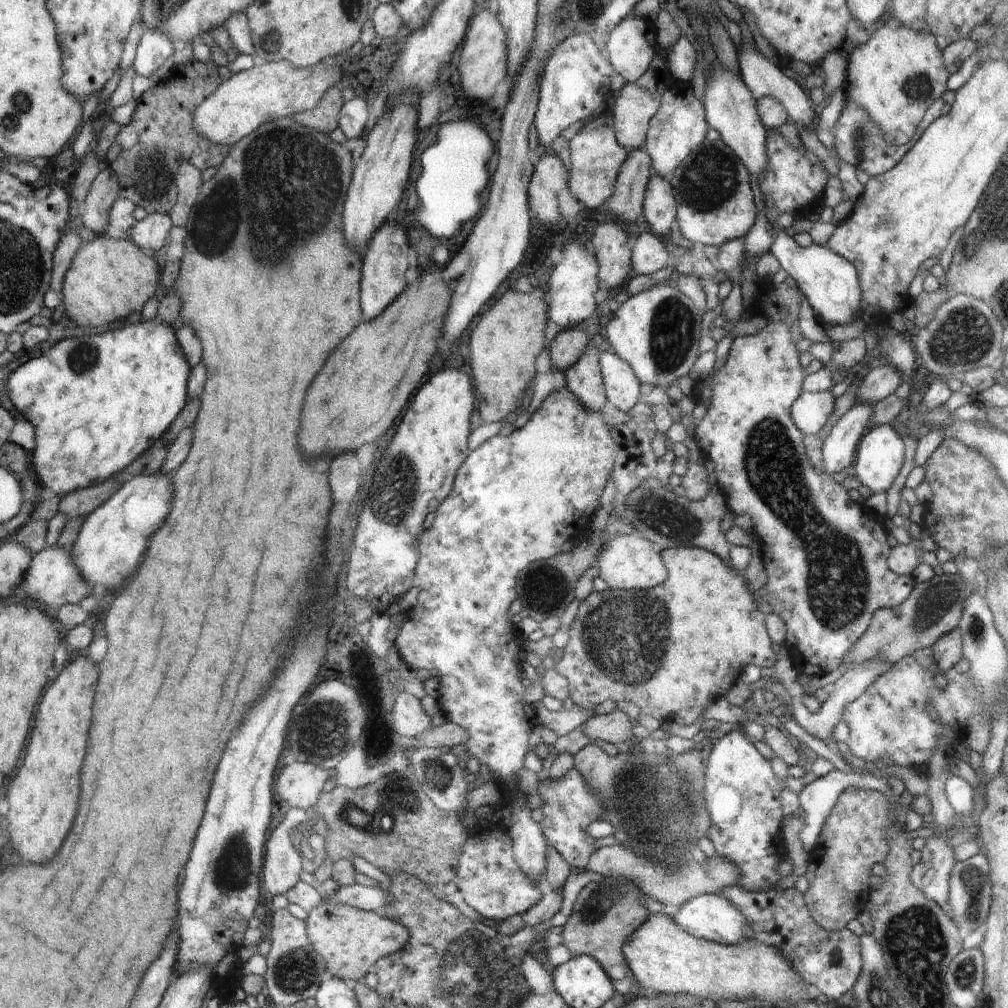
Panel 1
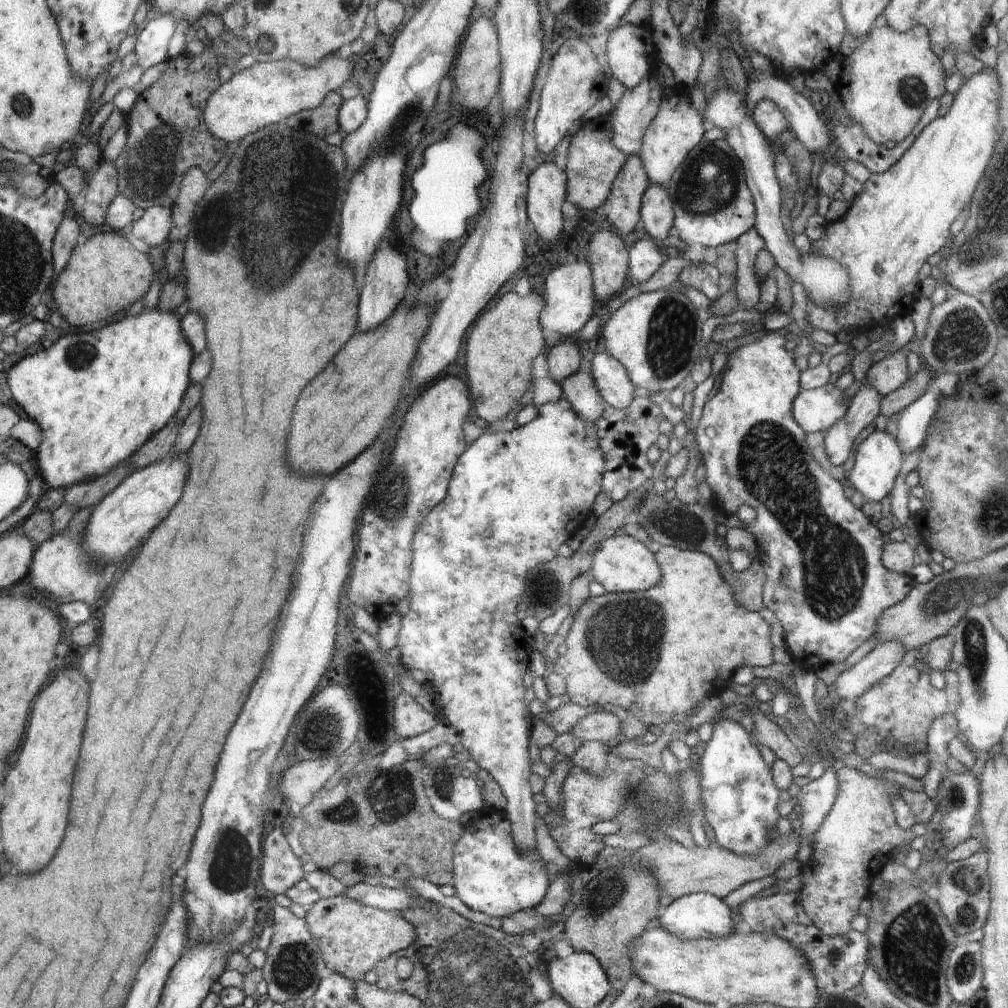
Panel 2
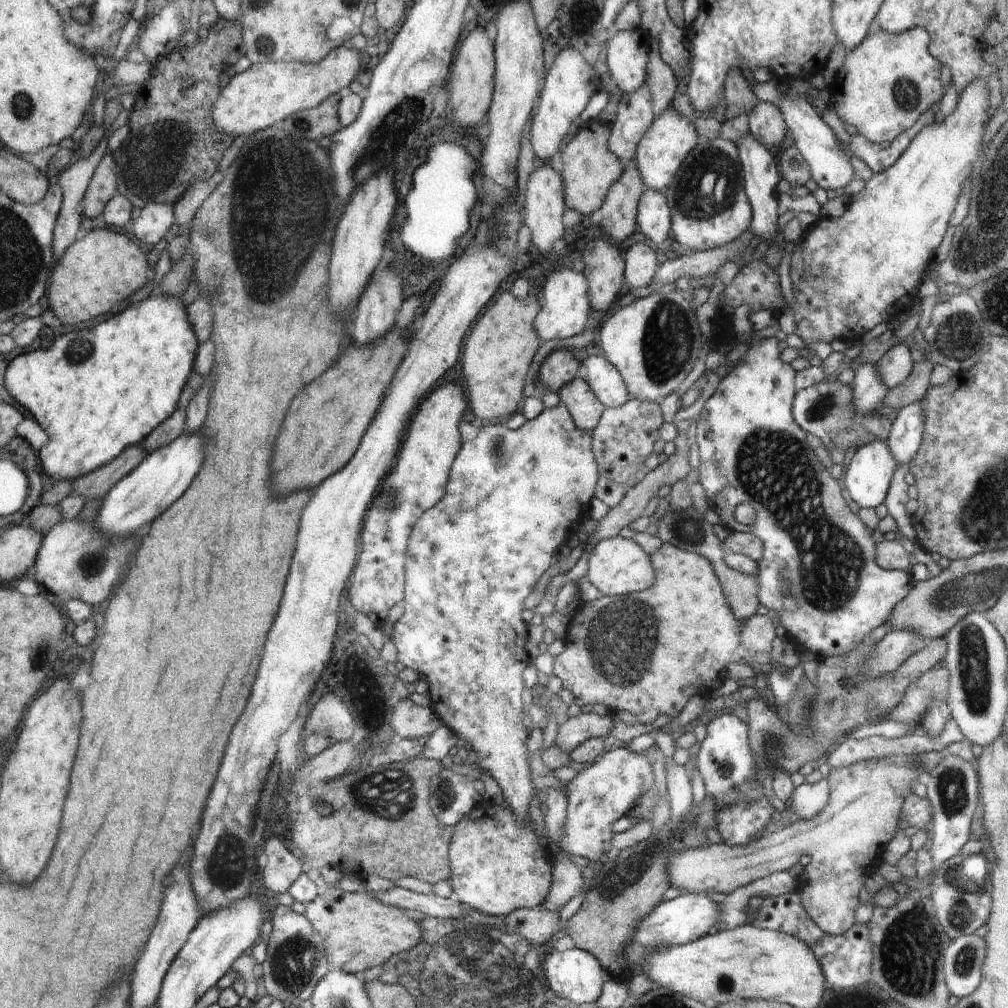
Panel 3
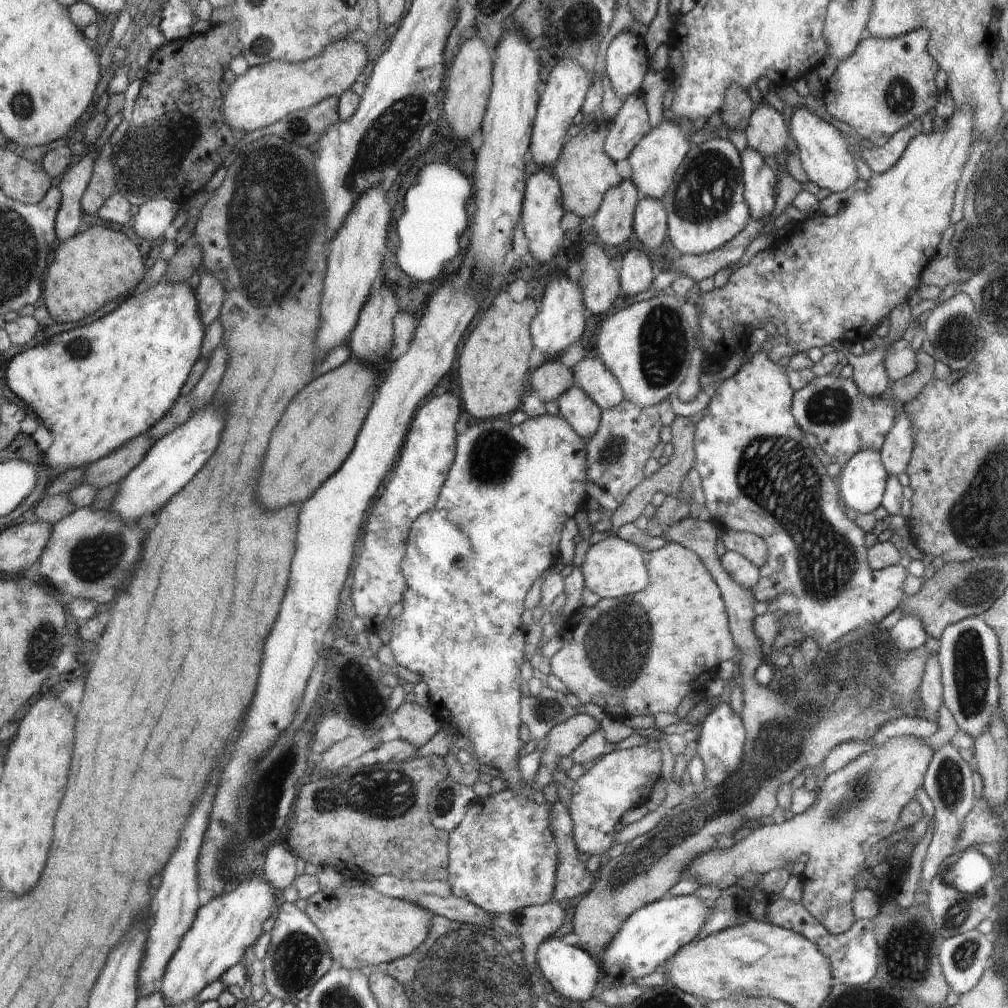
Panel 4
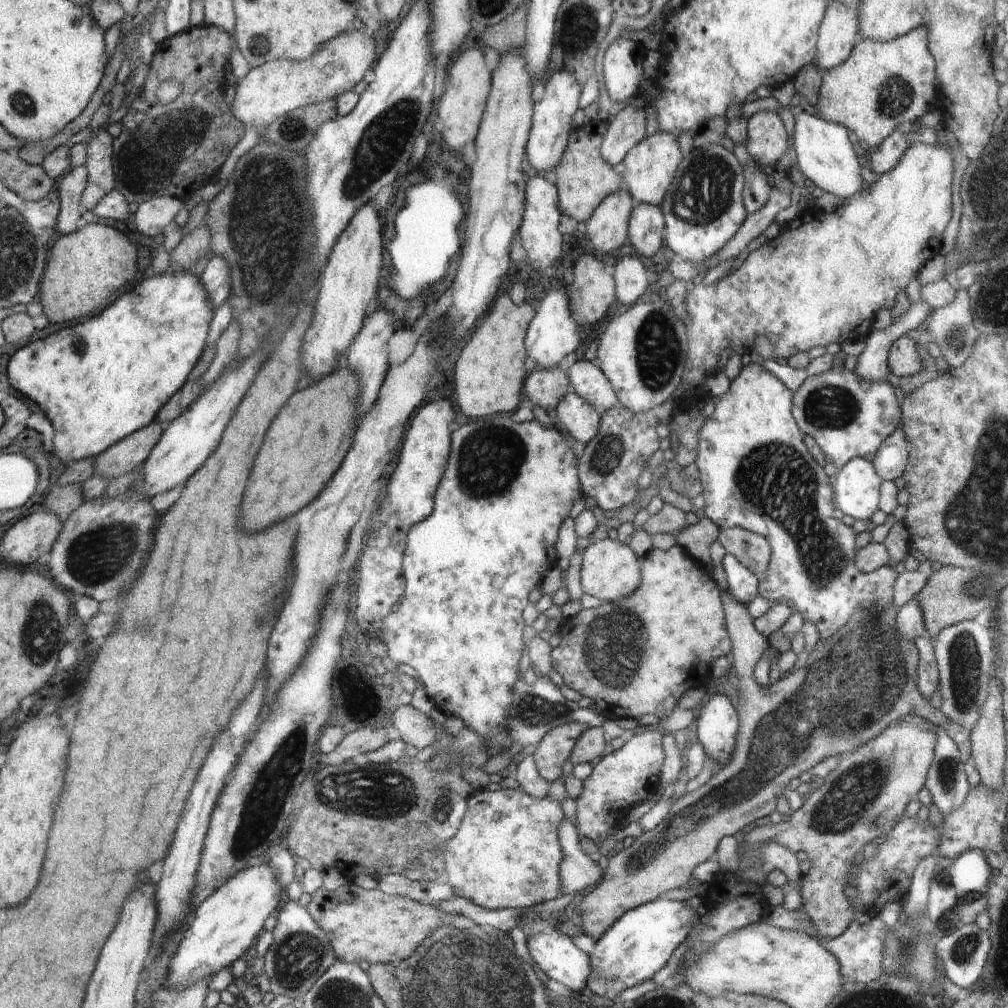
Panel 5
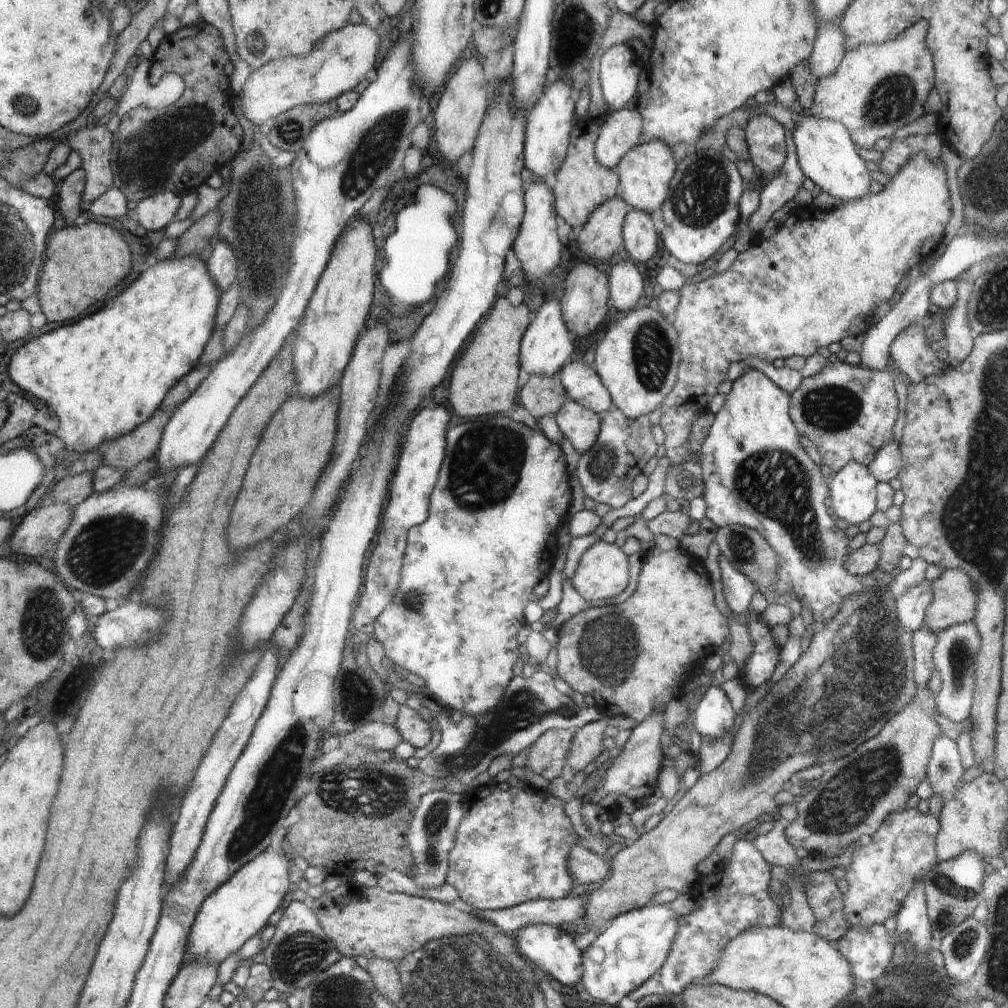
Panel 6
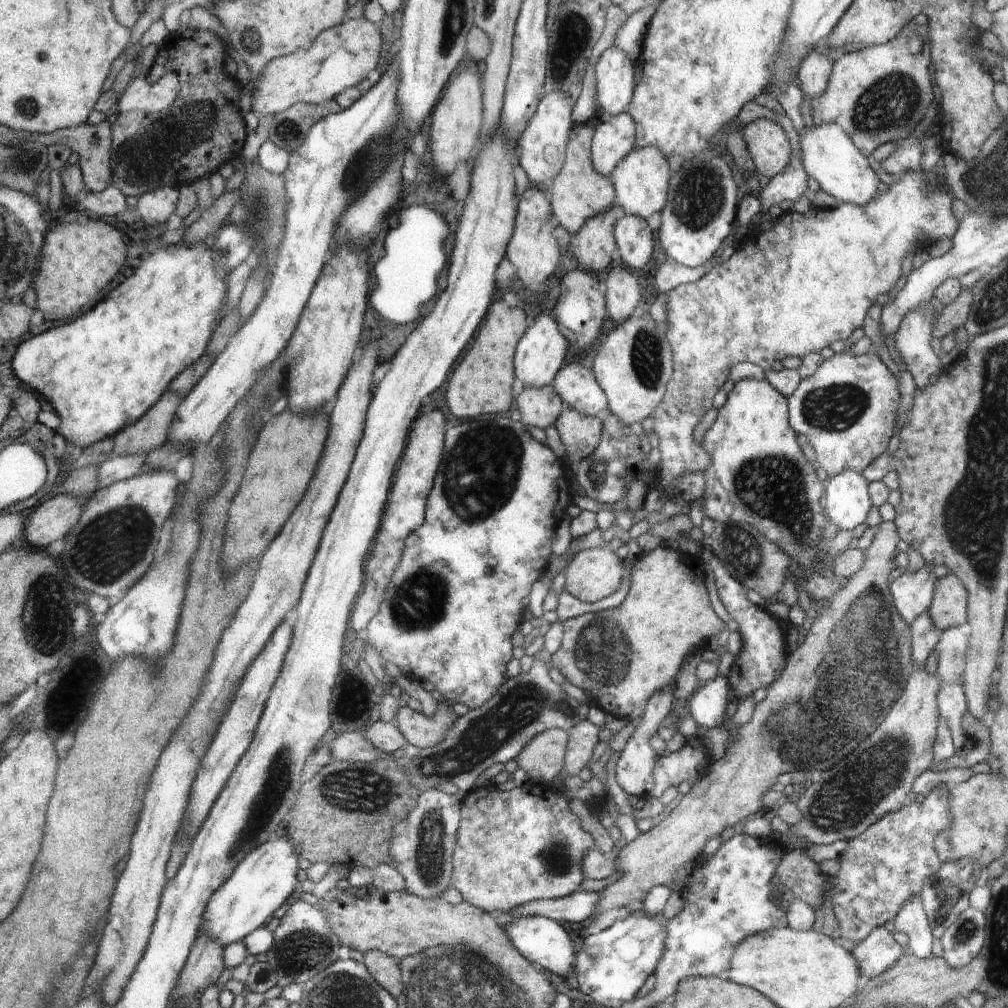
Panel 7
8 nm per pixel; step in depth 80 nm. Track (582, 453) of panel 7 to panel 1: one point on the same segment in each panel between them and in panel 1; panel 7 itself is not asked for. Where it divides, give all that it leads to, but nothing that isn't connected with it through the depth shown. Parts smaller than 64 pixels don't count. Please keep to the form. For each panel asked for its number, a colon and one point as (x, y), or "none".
1: (585, 379)
2: (580, 388)
3: (586, 410)
4: (581, 411)
5: (577, 416)
6: (581, 425)

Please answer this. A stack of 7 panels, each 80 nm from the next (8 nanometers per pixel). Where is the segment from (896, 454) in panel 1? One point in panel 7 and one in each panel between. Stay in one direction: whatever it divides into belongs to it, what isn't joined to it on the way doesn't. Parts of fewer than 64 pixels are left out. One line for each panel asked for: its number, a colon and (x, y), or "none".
2: (879, 459)
3: (868, 476)
4: (863, 478)
5: (856, 489)
6: (852, 490)
7: (847, 504)

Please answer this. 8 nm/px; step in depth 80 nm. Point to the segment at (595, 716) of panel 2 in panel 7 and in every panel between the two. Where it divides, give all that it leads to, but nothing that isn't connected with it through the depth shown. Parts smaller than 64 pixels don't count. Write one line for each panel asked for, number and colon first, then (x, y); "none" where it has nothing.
3: (573, 732)
4: (564, 738)
5: (556, 746)
6: (548, 755)
7: (542, 758)

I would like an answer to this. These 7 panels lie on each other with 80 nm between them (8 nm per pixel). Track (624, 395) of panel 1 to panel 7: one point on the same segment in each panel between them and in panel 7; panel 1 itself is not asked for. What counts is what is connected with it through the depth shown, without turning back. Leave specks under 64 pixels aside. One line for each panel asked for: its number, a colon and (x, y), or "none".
2: (612, 379)
3: (605, 379)
4: (592, 375)
5: (588, 379)
6: (583, 384)
7: (577, 385)

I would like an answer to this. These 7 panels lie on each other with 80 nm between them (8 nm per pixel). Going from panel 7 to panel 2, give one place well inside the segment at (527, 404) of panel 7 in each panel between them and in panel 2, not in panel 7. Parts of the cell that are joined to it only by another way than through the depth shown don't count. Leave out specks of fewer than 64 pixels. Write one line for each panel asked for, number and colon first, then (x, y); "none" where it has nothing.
2: (564, 359)
3: (561, 366)
4: (552, 378)
5: (545, 387)
6: (542, 395)

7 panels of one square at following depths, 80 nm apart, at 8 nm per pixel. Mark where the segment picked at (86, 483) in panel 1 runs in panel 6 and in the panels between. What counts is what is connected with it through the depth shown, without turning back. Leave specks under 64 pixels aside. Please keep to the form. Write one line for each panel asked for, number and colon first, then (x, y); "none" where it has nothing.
2: (99, 396)
3: (93, 408)
4: (97, 387)
5: (133, 358)
6: (102, 377)

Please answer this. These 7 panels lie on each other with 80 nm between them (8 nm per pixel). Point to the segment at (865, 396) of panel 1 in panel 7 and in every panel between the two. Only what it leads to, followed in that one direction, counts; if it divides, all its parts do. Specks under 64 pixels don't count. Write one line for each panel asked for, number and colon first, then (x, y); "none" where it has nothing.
2: (887, 375)
3: (894, 366)
4: (900, 360)
5: (904, 358)
6: (911, 356)
7: (913, 338)

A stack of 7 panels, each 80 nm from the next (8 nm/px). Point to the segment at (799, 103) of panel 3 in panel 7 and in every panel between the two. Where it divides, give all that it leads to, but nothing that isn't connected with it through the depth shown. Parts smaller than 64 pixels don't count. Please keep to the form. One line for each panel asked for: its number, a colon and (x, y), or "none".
4: (828, 160)
5: (824, 153)
6: (826, 153)
7: (829, 156)

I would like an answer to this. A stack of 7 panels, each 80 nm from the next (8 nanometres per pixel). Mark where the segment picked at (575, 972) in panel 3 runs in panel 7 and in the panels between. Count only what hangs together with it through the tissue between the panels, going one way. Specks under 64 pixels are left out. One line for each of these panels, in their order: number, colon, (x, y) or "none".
4: (573, 972)
5: (559, 959)
6: (553, 951)
7: (543, 942)

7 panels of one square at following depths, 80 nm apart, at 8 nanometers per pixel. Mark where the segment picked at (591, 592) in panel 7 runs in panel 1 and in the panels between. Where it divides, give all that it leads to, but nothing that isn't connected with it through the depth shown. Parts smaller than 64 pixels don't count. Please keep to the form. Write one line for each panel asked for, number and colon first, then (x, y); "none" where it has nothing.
1: (626, 562)
2: (622, 564)
3: (618, 566)
4: (613, 568)
5: (609, 571)
6: (602, 572)

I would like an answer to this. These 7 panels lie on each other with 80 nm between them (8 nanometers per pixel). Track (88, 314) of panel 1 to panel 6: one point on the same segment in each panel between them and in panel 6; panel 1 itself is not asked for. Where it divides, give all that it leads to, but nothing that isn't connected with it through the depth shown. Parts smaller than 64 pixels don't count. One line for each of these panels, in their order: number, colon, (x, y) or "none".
2: (105, 274)
3: (95, 273)
4: (100, 263)
5: (94, 261)
6: (85, 262)

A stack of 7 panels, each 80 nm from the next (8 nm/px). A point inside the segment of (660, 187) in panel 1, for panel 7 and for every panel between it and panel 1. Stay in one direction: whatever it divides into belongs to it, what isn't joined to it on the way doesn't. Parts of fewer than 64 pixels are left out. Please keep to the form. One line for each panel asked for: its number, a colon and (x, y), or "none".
2: (657, 212)
3: (654, 214)
4: (650, 217)
5: (647, 223)
6: (642, 241)
7: (632, 233)

